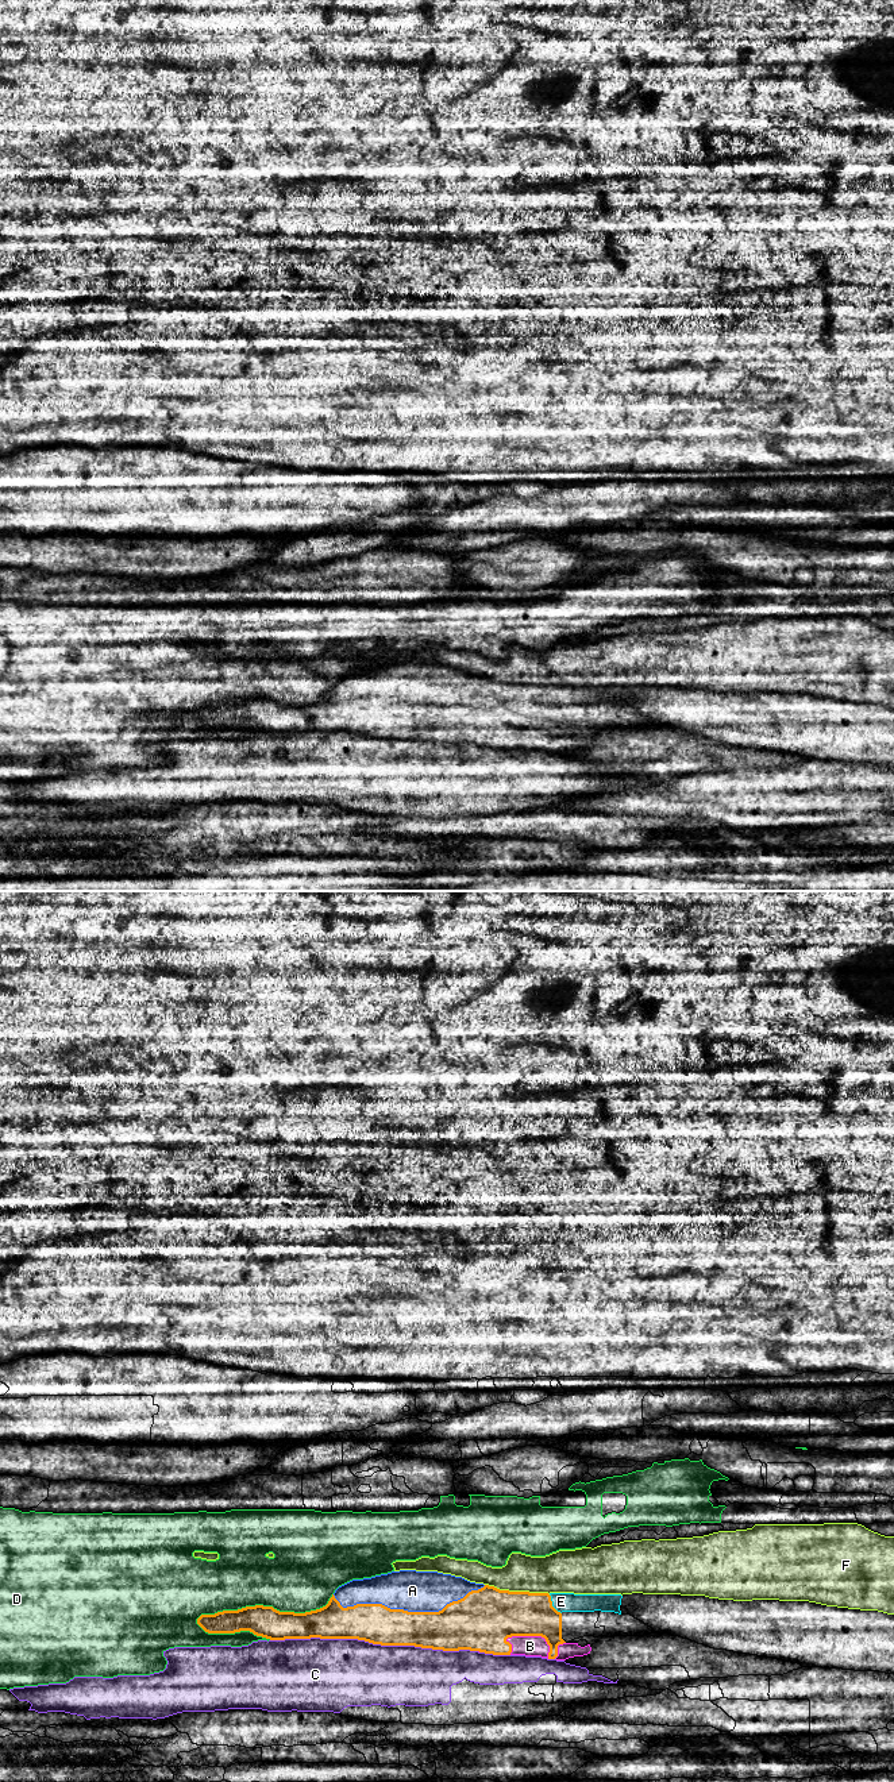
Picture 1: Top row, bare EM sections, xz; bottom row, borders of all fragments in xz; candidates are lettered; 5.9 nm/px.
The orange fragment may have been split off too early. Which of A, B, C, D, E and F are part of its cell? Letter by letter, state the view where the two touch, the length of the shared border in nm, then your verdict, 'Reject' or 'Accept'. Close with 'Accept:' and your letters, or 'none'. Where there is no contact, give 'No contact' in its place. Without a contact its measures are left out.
A: Touches orange in xz. Shared border 900 nm. Reject
B: Touches orange in xz. Shared border 280 nm. Reject
C: Touches orange in xz. Shared border 1250 nm. Reject
D: Touches orange in xz. Shared border 850 nm. Reject
E: Touches orange in xz. Shared border 140 nm. Reject
F: Touches orange in xz. Shared border 380 nm. Reject
Accept: none

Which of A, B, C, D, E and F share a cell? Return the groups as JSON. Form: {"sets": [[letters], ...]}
{"sets": [["A", "B", "E"], ["C"], ["D"], ["F"]]}

